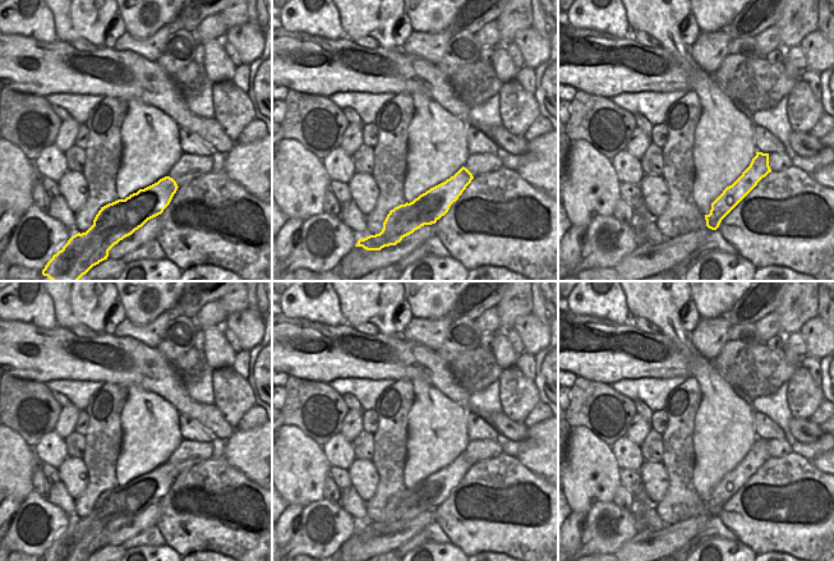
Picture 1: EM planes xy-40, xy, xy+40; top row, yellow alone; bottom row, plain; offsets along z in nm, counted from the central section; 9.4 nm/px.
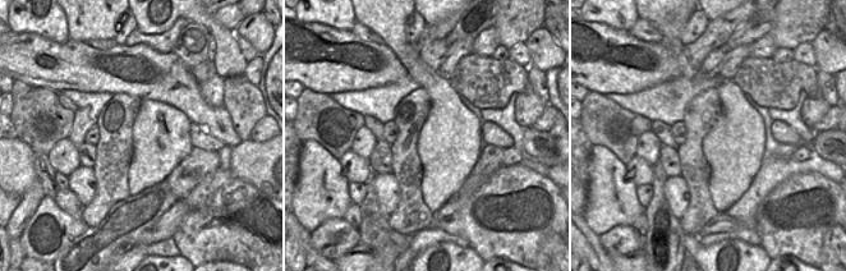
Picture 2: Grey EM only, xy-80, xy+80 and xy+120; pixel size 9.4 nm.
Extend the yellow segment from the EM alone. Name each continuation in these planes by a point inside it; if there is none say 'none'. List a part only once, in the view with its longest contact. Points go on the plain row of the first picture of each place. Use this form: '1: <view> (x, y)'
none.

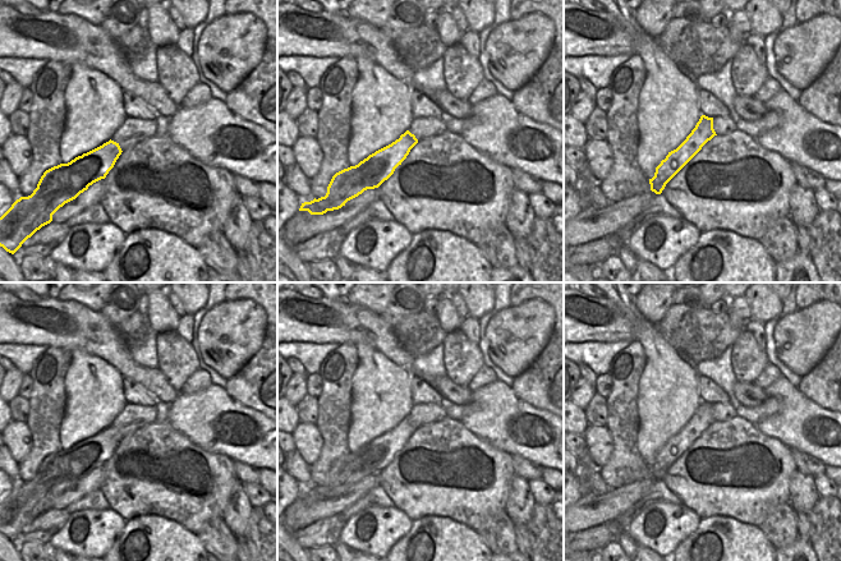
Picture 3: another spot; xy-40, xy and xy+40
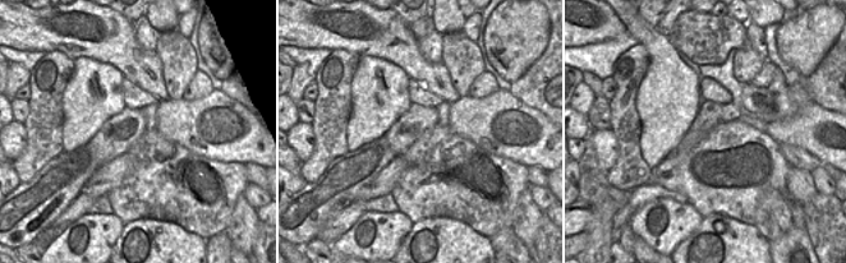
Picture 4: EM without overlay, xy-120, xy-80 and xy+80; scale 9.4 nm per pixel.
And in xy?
none.

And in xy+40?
none.

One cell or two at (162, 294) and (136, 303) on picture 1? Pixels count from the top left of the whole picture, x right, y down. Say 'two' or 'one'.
one

